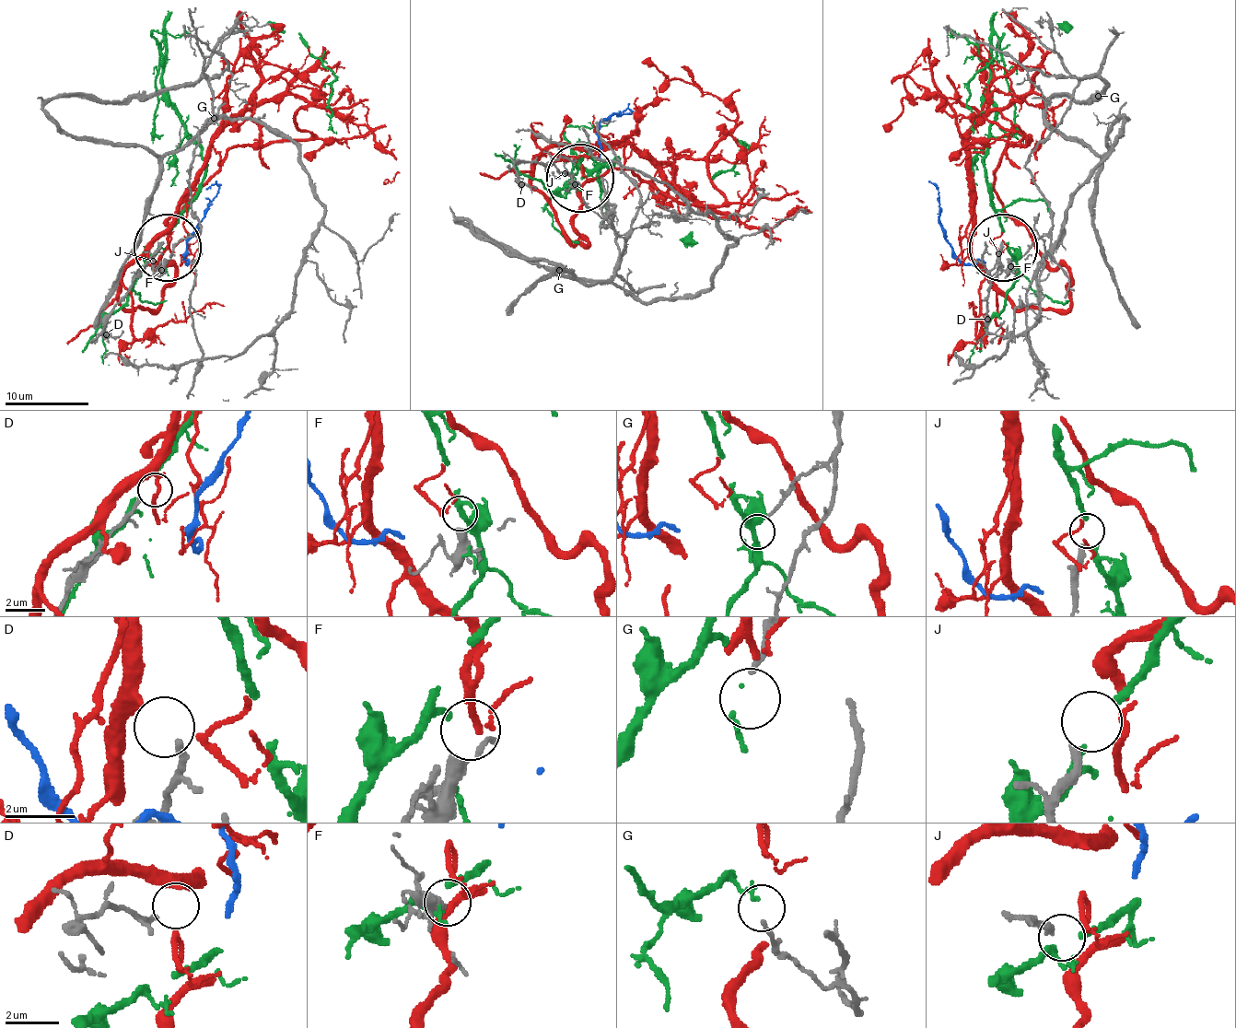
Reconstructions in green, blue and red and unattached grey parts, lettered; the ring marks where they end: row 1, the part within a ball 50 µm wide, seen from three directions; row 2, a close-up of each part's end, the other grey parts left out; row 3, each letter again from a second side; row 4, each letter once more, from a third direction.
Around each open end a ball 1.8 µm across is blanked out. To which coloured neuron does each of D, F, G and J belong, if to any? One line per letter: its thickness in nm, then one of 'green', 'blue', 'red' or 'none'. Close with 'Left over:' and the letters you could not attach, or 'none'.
D: 190 nm thick; none
F: 440 nm thick; none
G: 140 nm thick; none
J: 260 nm thick; none
Left over: D, F, G, J

